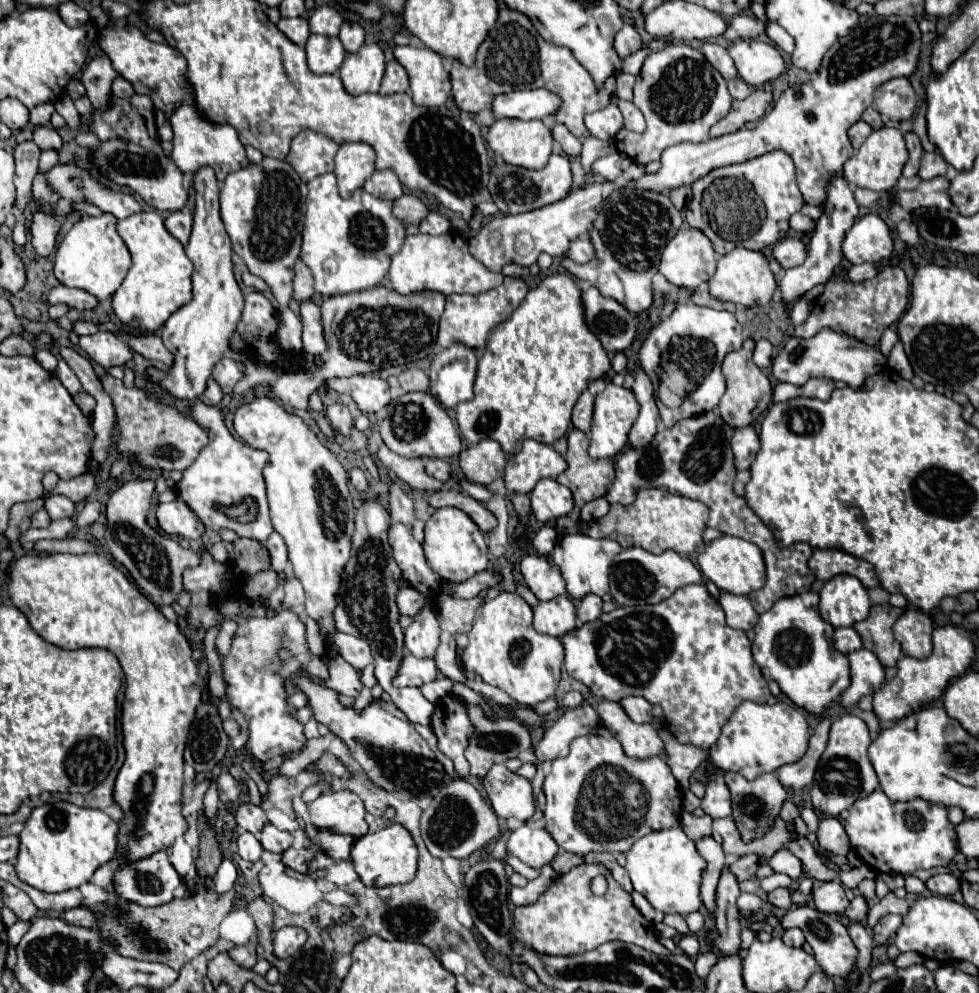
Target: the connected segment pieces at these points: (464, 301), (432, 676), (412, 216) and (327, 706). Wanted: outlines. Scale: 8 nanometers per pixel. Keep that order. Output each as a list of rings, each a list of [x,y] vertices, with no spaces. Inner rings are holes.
[[[504,278],[498,288],[492,288],[482,294],[450,294],[446,298],[446,308],[440,318],[440,332],[438,332],[438,346],[444,348],[448,342],[464,342],[472,348],[484,348],[492,328],[502,324],[510,318],[510,314],[520,306],[524,296],[528,294],[528,284],[522,278]]]
[[[406,652],[402,664],[400,664],[400,674],[394,678],[394,686],[416,686],[420,688],[422,684],[428,684],[438,678],[438,670],[434,670],[434,660],[432,658],[412,658],[410,652]]]
[[[412,194],[394,200],[394,216],[396,216],[400,222],[404,222],[406,226],[408,226],[408,224],[418,226],[420,220],[424,218],[424,214],[428,214],[428,208],[422,204],[420,198],[416,198],[416,196],[412,196]]]
[[[298,676],[296,686],[308,694],[308,706],[314,710],[314,718],[330,726],[330,730],[344,744],[348,744],[354,760],[358,760],[366,774],[386,792],[396,792],[400,798],[408,800],[420,794],[434,796],[442,784],[456,776],[452,762],[440,754],[432,728],[408,722],[392,702],[388,704],[384,700],[374,700],[368,708],[362,710],[362,714],[356,714],[354,708],[340,706],[338,694],[334,690],[324,688],[312,678]]]

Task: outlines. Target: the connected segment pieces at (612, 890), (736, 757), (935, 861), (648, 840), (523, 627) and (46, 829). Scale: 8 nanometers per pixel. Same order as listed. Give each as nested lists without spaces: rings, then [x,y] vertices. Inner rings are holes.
[[[580,864],[568,874],[558,876],[554,884],[538,898],[538,902],[518,906],[514,910],[514,936],[520,944],[548,956],[584,954],[610,940],[632,942],[662,960],[671,954],[660,944],[654,924],[640,914],[632,902],[632,896],[620,888],[602,864]],[[596,876],[604,876],[608,880],[608,890],[602,896],[596,896],[590,890],[590,882]]]
[[[742,702],[722,728],[718,742],[710,748],[710,760],[726,772],[740,772],[744,778],[756,778],[800,760],[808,748],[808,738],[810,732],[806,718],[792,704],[776,702],[772,706],[760,706],[754,702]]]
[[[882,788],[852,804],[844,828],[858,858],[880,872],[912,876],[918,870],[948,866],[958,852],[956,826],[948,820],[948,810],[944,806],[926,800],[892,802]]]
[[[680,826],[658,830],[640,838],[630,848],[626,858],[628,858],[626,870],[630,872],[634,890],[644,894],[656,910],[662,910],[664,914],[678,912],[686,916],[690,912],[696,912],[702,906],[700,882],[702,882],[706,860],[698,854],[696,844],[684,834]]]
[[[500,592],[494,600],[486,600],[468,632],[468,646],[462,652],[466,670],[480,674],[484,682],[498,686],[512,700],[524,706],[536,706],[554,696],[564,662],[564,646],[558,638],[538,634],[532,626],[532,608],[524,598]]]
[[[54,802],[32,810],[20,832],[16,872],[18,878],[42,892],[64,892],[88,882],[92,874],[116,854],[118,824],[94,808],[78,808],[70,802]]]

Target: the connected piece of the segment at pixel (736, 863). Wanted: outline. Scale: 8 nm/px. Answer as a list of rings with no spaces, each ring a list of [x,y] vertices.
[[[746,854],[746,856],[740,856],[740,858],[732,858],[728,868],[738,878],[738,882],[744,882],[744,880],[750,880],[756,874],[758,864],[760,864],[760,858],[756,854]]]

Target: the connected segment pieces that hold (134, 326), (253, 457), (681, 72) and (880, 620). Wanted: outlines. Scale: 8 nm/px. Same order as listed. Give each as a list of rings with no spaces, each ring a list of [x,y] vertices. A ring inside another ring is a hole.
[[[140,212],[140,214],[134,214],[132,218],[118,220],[118,234],[122,236],[124,244],[128,246],[128,250],[132,254],[132,268],[128,270],[120,288],[112,294],[114,314],[124,324],[126,330],[130,330],[130,332],[150,332],[152,334],[170,318],[170,314],[174,314],[178,308],[182,308],[186,302],[190,302],[190,298],[192,298],[190,276],[192,276],[194,266],[186,258],[184,246],[164,228],[164,220],[156,212]]]
[[[194,400],[194,404],[190,404],[188,410],[190,410],[190,418],[208,432],[208,444],[200,450],[192,466],[182,472],[182,480],[176,484],[176,494],[196,512],[196,516],[200,516],[200,520],[208,530],[218,532],[220,528],[230,528],[238,536],[266,542],[266,538],[274,532],[274,526],[268,516],[266,486],[262,478],[262,468],[270,462],[268,452],[256,450],[246,442],[236,440],[224,424],[222,408],[206,406],[204,402]],[[244,502],[254,502],[256,506],[256,516],[252,520],[238,522],[236,518],[226,516],[226,508],[242,506]]]
[[[666,44],[662,50],[650,52],[646,56],[640,74],[636,76],[632,102],[636,104],[636,108],[640,108],[640,112],[646,118],[646,132],[644,134],[620,132],[620,134],[616,134],[614,144],[618,140],[620,152],[628,154],[636,164],[646,166],[652,160],[660,160],[660,154],[668,146],[674,146],[678,142],[704,142],[704,140],[708,140],[710,128],[728,114],[730,104],[732,104],[732,96],[728,94],[726,80],[722,78],[722,74],[704,58],[704,54],[700,54],[700,50],[690,48],[688,44]]]
[[[890,604],[872,606],[870,616],[862,622],[856,622],[854,628],[860,634],[864,648],[874,652],[880,662],[888,666],[896,666],[898,658],[902,656],[900,644],[892,636],[892,624],[904,614],[904,608],[894,608]]]

